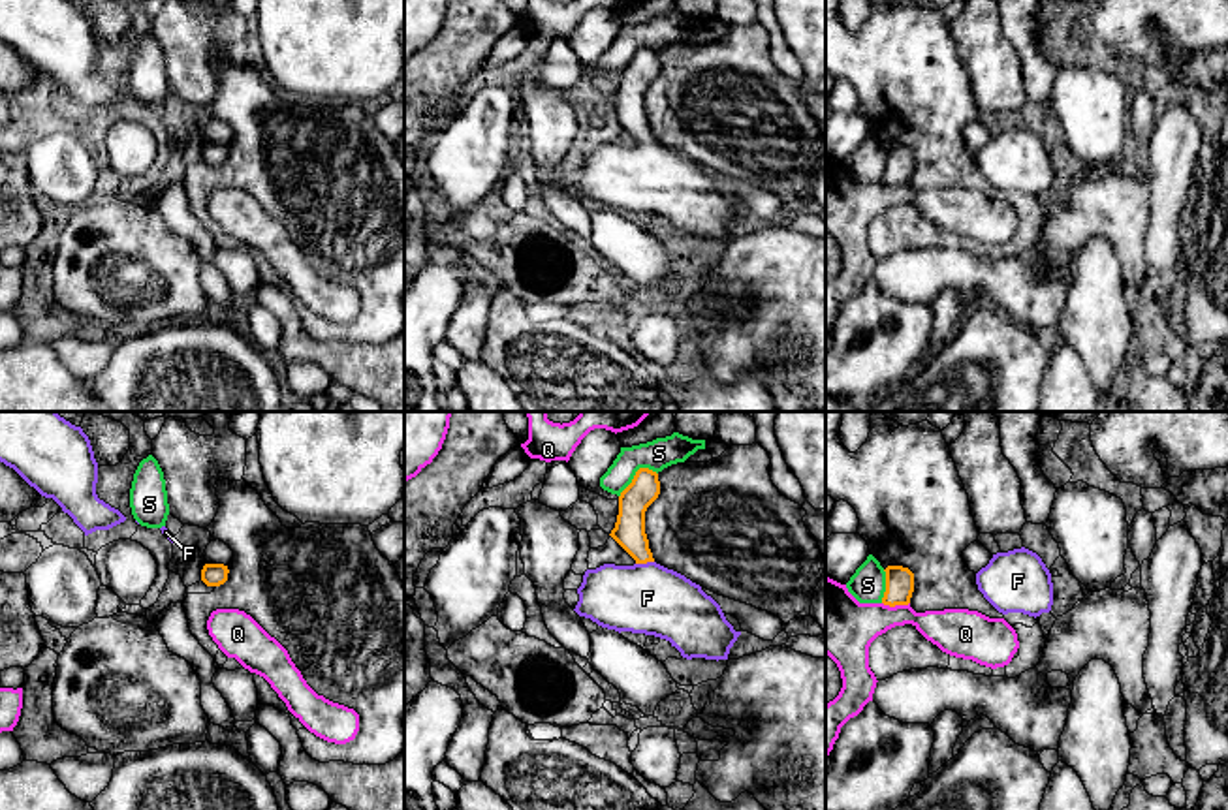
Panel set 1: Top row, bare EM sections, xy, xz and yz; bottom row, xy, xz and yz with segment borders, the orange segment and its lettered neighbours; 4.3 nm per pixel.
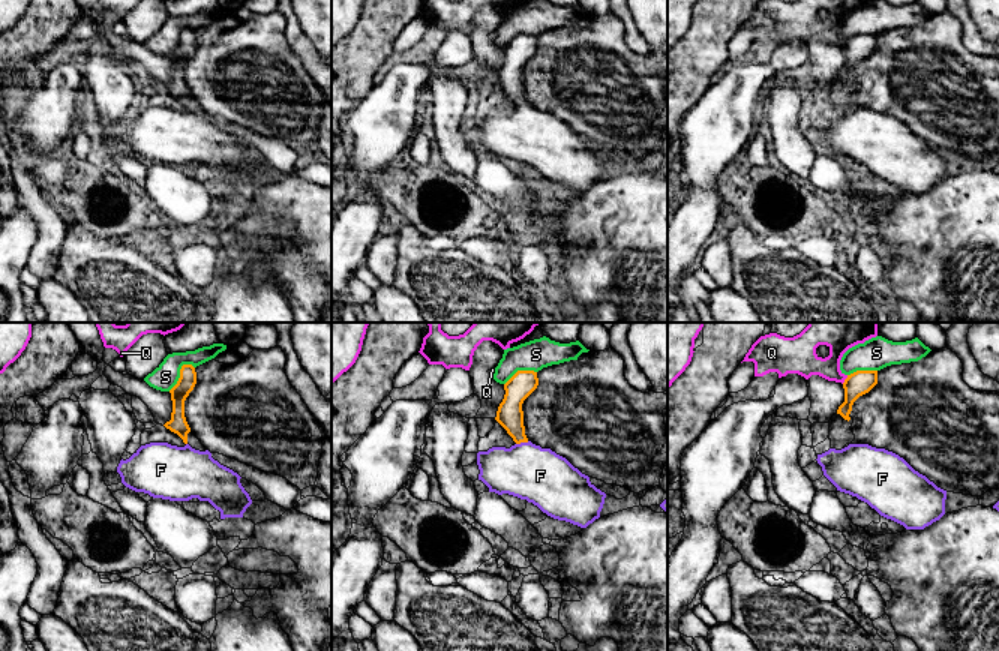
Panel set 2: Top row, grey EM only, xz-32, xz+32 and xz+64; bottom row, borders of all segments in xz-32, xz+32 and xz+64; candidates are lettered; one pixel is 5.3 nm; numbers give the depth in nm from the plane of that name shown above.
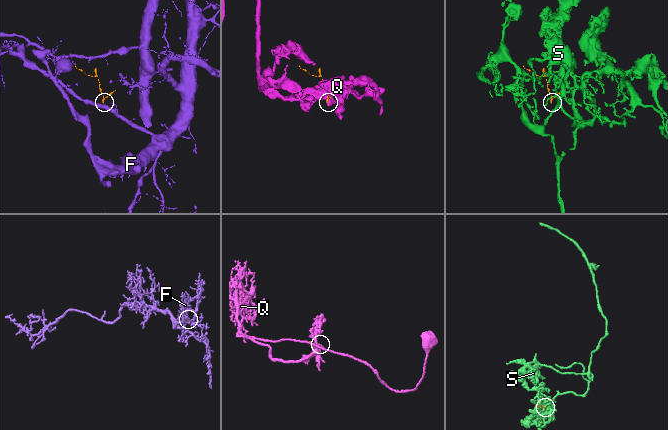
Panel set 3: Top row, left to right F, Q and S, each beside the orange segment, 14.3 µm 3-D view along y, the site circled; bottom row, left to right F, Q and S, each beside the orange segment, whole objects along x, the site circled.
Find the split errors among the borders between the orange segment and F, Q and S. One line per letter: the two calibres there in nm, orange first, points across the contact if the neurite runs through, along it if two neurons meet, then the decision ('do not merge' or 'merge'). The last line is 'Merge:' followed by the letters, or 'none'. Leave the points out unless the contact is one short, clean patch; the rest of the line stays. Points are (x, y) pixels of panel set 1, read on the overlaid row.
F: calibres 140 and 300 nm; way xz (629, 532), (644, 562), (647, 598); merge
Q: calibres 130 and 260 nm; do not merge
S: calibres 130 and 130 nm; do not merge
Merge: F

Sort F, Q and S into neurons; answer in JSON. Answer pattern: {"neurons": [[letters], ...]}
{"neurons": [["F"], ["Q"], ["S"]]}

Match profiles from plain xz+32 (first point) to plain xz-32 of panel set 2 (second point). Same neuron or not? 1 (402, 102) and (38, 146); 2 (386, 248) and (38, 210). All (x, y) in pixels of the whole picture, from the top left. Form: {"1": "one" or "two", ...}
{"1": "one", "2": "one"}

